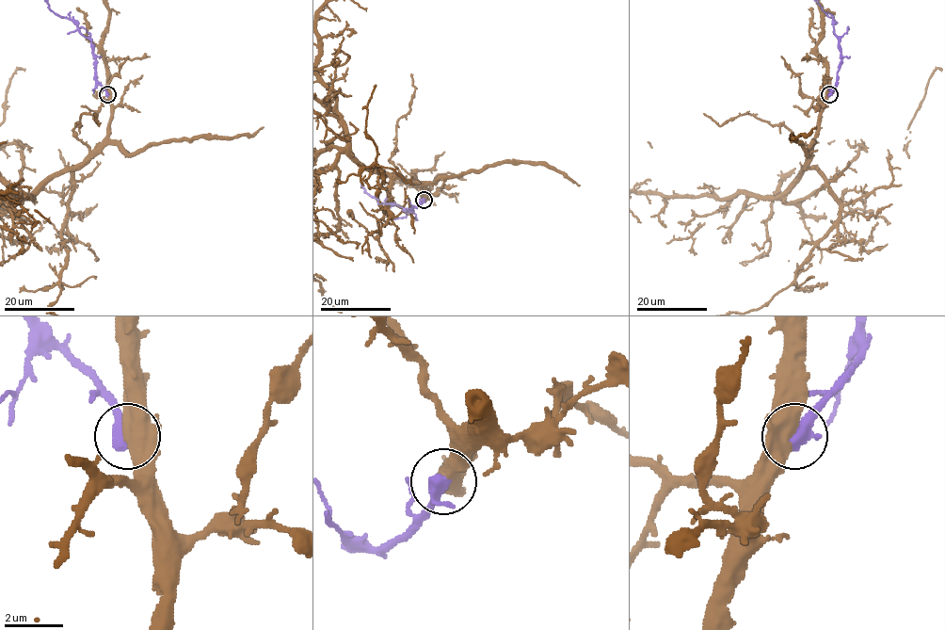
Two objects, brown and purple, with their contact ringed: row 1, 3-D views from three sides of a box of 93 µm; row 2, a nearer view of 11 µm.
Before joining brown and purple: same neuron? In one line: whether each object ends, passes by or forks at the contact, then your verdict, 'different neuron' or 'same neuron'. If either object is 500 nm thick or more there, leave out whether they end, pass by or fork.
brown forks there; purple passes by; same neuron

